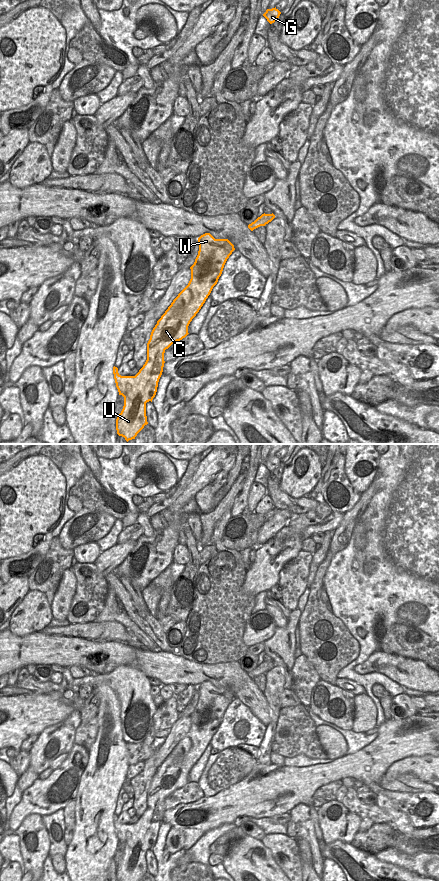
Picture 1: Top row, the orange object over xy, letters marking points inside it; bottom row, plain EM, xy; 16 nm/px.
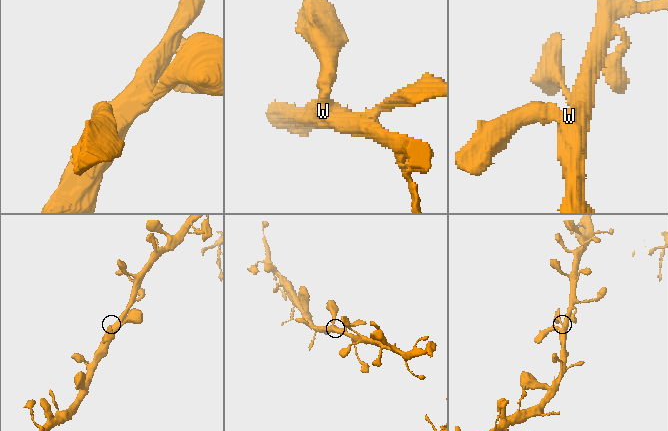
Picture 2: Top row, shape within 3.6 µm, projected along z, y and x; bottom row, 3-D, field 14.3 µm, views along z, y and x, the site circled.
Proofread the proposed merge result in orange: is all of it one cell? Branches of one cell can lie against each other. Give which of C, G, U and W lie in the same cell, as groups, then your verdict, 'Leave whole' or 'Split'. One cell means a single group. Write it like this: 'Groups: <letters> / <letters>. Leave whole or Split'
Groups: C G U W. Leave whole

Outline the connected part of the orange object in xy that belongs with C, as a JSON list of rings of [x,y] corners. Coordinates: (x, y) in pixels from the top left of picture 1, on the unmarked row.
[[[210,681],[198,686],[199,699],[194,712],[190,715],[191,727],[188,733],[178,742],[171,753],[157,769],[147,791],[147,808],[135,824],[121,824],[118,816],[113,815],[113,822],[119,843],[124,845],[124,854],[116,867],[117,881],[139,881],[148,872],[146,864],[146,851],[153,848],[156,843],[159,827],[164,815],[164,801],[172,792],[185,786],[188,774],[199,760],[213,735],[222,722],[224,713],[235,698],[228,687],[215,687]]]

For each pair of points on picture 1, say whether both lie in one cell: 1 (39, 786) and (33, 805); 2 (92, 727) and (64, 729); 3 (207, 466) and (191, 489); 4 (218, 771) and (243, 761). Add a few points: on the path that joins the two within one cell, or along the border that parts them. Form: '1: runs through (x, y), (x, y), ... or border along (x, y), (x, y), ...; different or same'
1: runs through (39, 791), (39, 797), (36, 800); same
2: border along (80, 722), (75, 730), (73, 742); different
3: runs through (206, 472), (197, 483); same
4: runs through (224, 771), (233, 764), (237, 764); same

